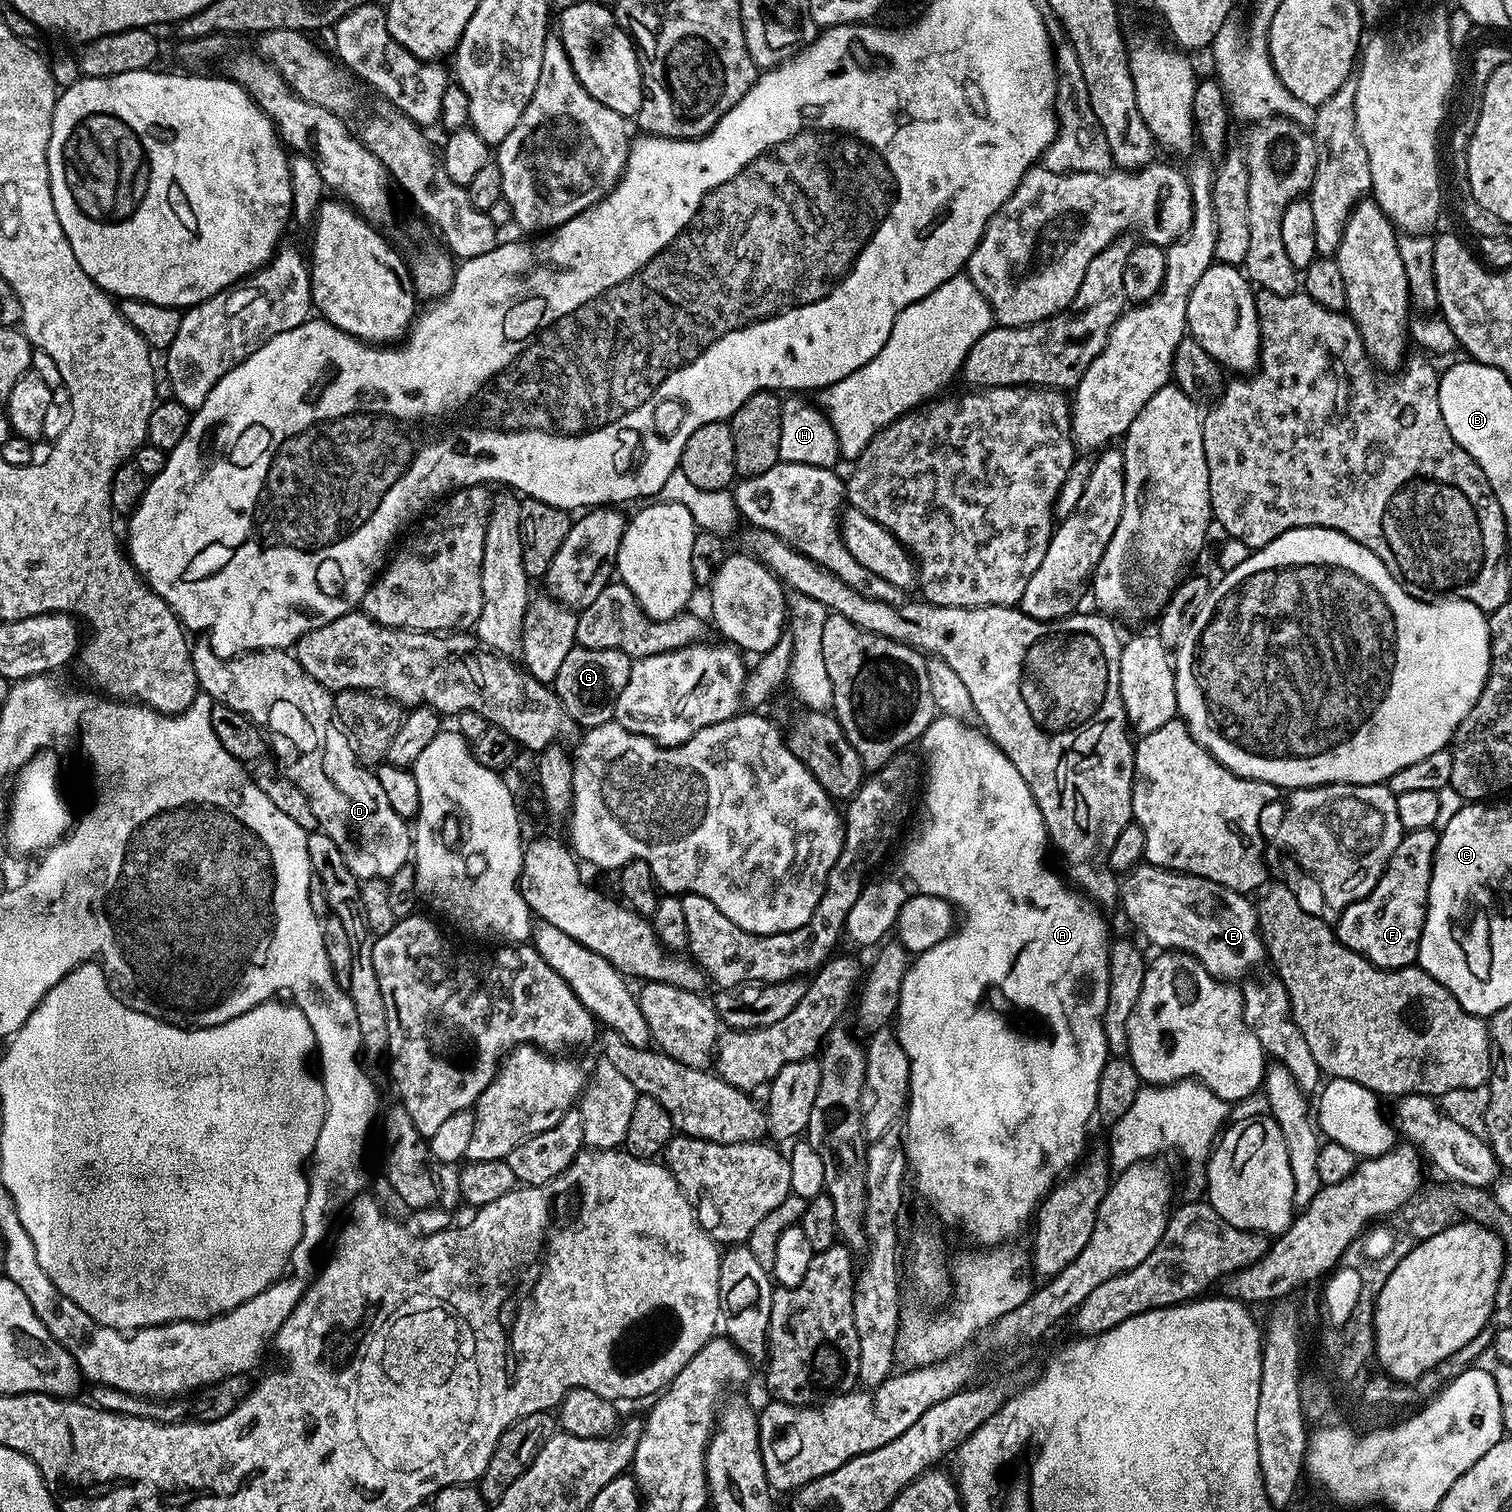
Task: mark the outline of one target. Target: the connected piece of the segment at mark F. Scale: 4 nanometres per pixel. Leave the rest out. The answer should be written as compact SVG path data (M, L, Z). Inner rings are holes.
M1435 828L1405 832L1404 837L1398 842L1398 850L1394 850L1390 858L1388 869L1384 871L1384 875L1374 886L1374 890L1370 890L1366 898L1346 906L1339 913L1340 921L1335 921L1334 931L1342 942L1342 946L1362 954L1379 968L1411 968L1417 963L1420 954L1420 935L1428 913L1430 878L1436 861L1436 847L1439 841L1440 838Z

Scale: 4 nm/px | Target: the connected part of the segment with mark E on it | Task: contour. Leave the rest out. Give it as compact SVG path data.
M1144 862L1123 877L1119 903L1122 908L1124 904L1124 912L1132 919L1133 926L1150 943L1157 944L1157 949L1186 952L1199 964L1206 966L1211 976L1219 976L1229 982L1240 982L1251 973L1248 972L1251 968L1258 967L1266 960L1264 939L1260 937L1260 921L1256 919L1253 901L1248 900L1251 899L1247 895L1223 888L1213 880L1173 872Z

